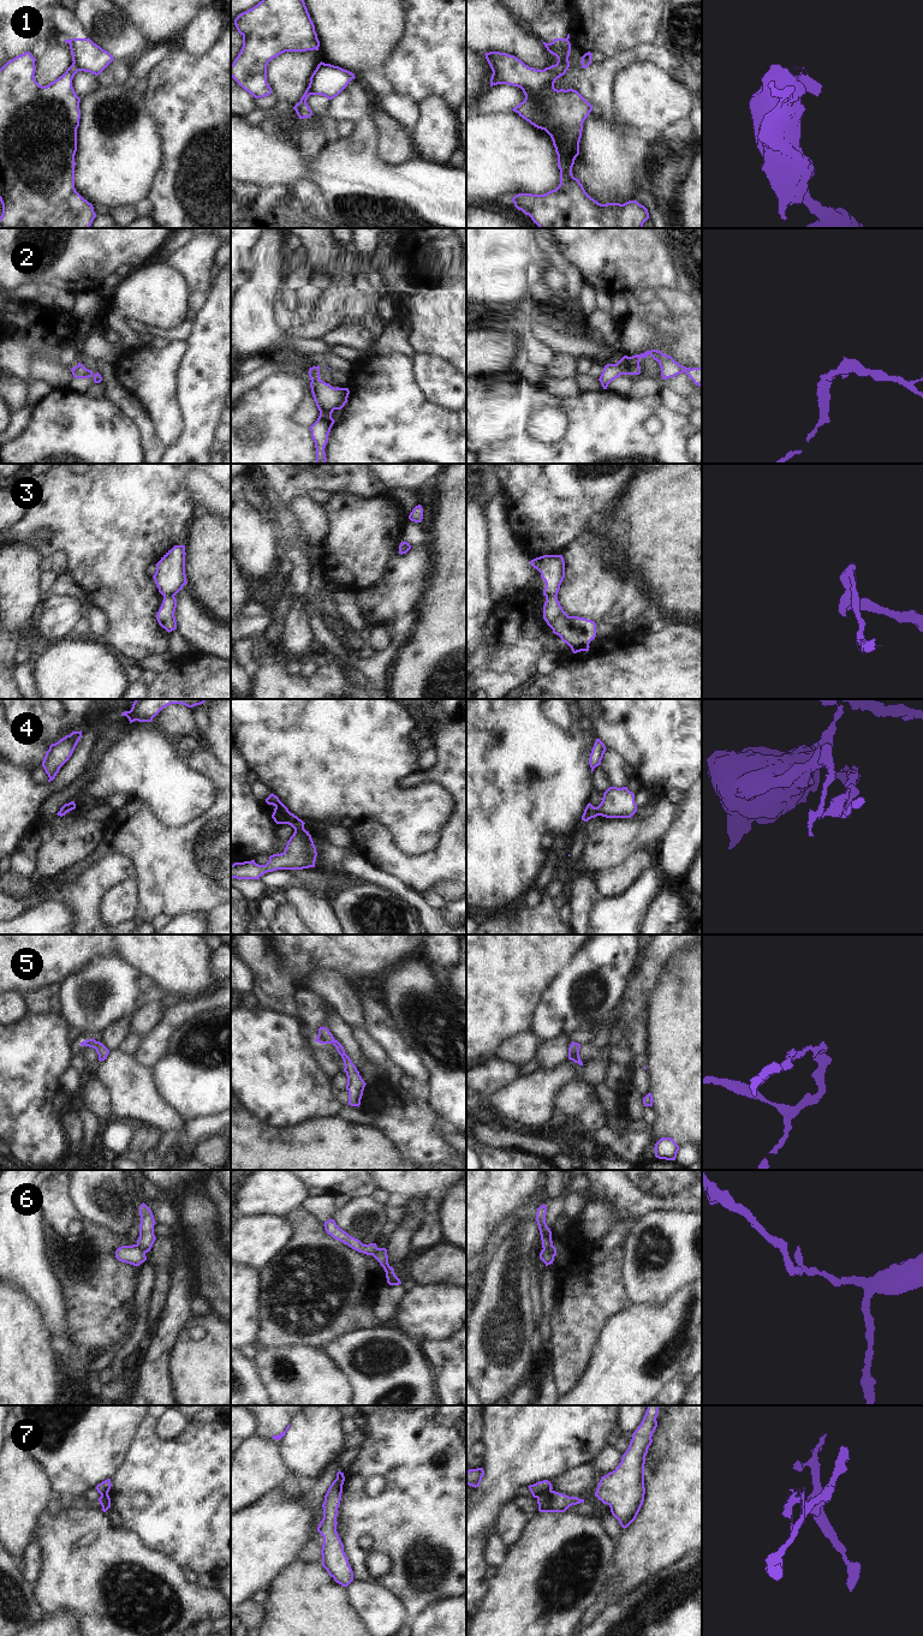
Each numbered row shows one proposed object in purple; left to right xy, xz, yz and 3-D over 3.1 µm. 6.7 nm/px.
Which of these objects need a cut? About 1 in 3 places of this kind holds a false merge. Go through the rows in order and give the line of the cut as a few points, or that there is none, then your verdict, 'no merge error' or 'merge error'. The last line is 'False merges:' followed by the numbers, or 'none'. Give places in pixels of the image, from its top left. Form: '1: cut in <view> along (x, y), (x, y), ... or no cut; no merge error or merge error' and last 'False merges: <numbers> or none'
1: cut in yz along (567, 59), (555, 65); merge error
2: no cut; no merge error
3: cut in xy along (164, 595), (173, 596); merge error
4: cut in xz along (303, 828), (295, 830); merge error
5: no cut; no merge error
6: cut in yz along (543, 1248), (554, 1255); merge error
7: cut in yz along (551, 1490), (536, 1497); merge error
False merges: 1, 3, 4, 6, 7

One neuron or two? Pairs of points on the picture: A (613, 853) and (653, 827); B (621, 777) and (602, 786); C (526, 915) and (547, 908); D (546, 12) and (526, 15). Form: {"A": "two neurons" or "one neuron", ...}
{"A": "one neuron", "B": "two neurons", "C": "one neuron", "D": "one neuron"}

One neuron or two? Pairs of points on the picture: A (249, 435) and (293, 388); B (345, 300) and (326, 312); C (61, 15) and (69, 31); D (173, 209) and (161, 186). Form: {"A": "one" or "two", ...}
{"A": "one", "B": "one", "C": "one", "D": "one"}

